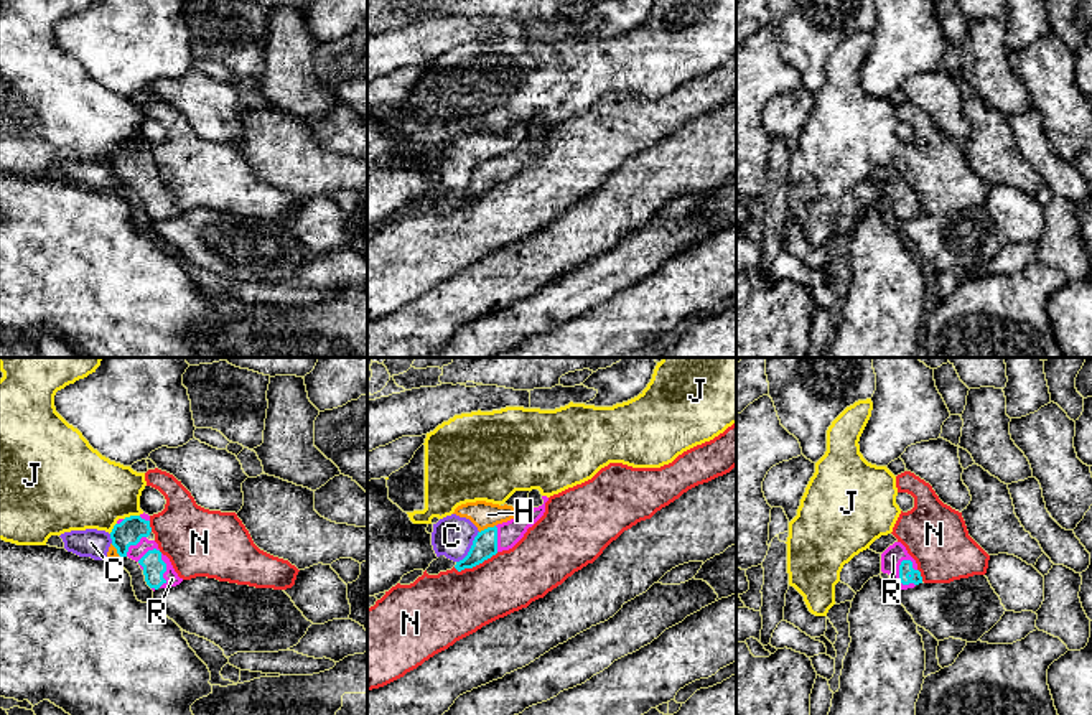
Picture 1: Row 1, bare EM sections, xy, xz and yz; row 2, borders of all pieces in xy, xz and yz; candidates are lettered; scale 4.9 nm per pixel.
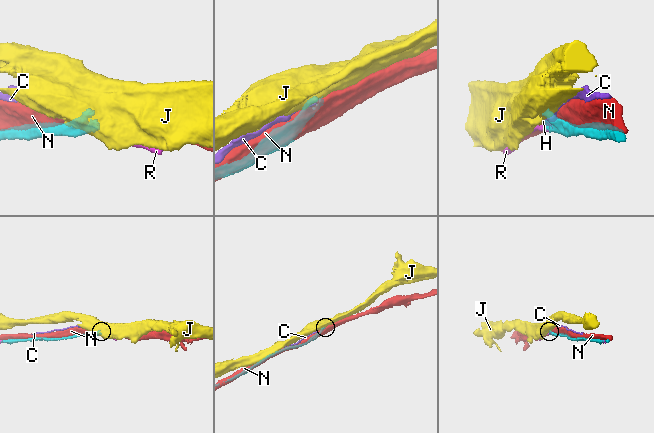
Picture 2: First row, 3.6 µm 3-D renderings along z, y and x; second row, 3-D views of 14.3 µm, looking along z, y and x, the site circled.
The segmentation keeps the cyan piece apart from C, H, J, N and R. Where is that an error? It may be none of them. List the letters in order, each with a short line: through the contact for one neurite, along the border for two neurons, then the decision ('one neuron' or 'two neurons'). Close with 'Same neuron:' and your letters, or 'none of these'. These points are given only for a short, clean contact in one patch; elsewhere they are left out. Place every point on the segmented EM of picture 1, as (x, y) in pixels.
C: xz (478, 531), (470, 551), (457, 562) | two neurons
H: xz (494, 524), (480, 532) | two neurons
J: xy (139, 514), (130, 514), (124, 519) | two neurons
N: two neurons
R: one neuron
Same neuron: R

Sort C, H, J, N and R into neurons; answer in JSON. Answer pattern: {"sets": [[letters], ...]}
{"sets": [["C", "H"], ["J"], ["N"], ["R"]]}

